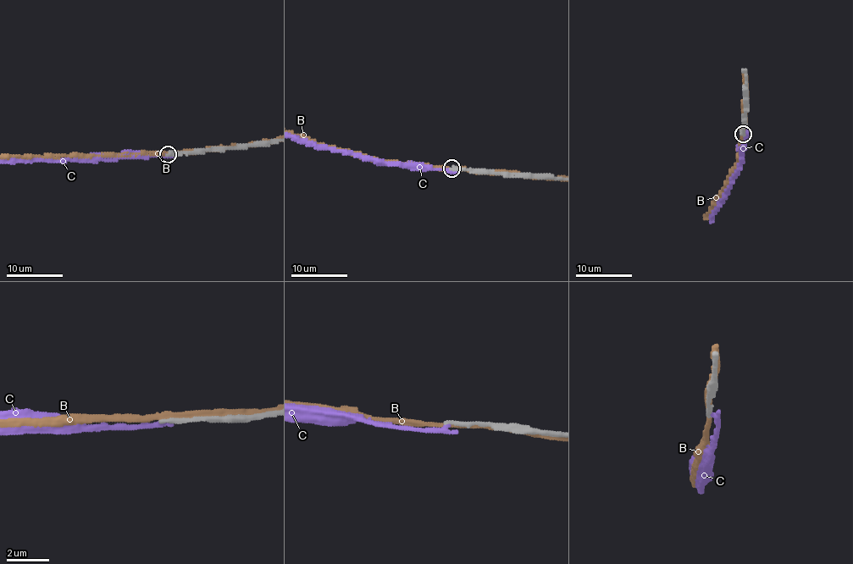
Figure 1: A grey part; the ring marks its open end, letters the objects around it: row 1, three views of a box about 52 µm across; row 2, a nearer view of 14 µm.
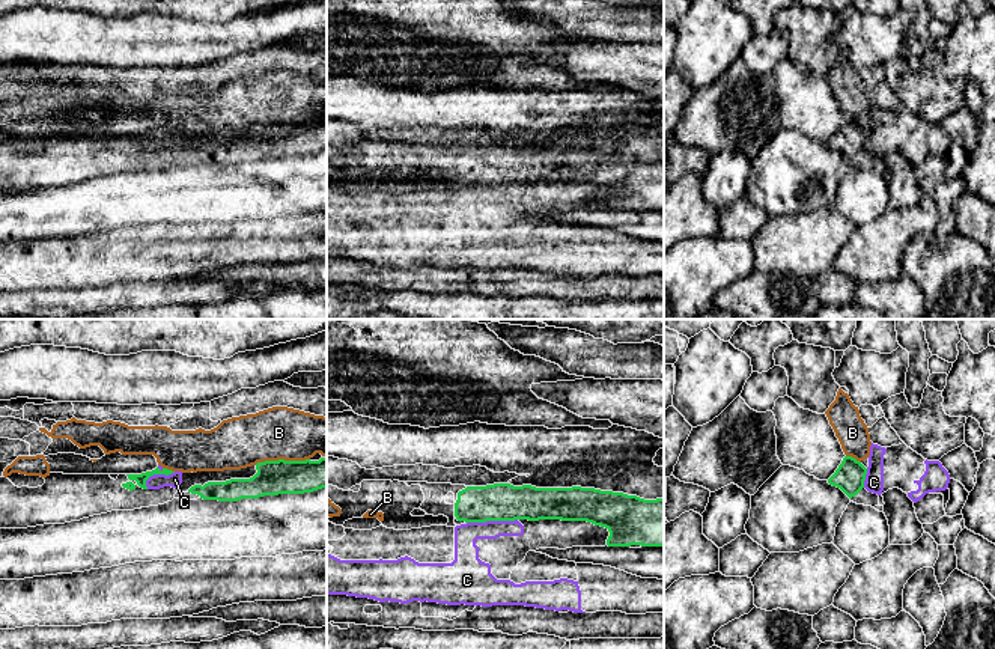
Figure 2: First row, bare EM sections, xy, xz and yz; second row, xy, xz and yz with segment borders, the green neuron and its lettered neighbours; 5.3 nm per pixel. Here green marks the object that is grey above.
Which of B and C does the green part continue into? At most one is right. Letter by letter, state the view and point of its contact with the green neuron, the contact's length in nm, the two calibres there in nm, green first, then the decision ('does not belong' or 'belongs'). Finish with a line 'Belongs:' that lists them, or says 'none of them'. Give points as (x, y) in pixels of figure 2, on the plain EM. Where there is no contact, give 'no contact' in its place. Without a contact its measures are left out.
B: xy (282, 122) | 300 nm | 190/280 nm | does not belong
C: xz (491, 182) | 280 nm | 200/130 nm | does not belong
Belongs: none of them

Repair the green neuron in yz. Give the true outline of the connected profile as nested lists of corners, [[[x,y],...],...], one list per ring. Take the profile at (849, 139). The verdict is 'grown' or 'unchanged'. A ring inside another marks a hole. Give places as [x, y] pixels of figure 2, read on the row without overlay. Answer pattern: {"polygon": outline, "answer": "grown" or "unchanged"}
{"polygon": [[[844,119],[828,146],[840,151],[850,164],[875,170],[879,167],[879,158],[864,151],[866,137],[867,131],[860,123]]], "answer": "grown"}

